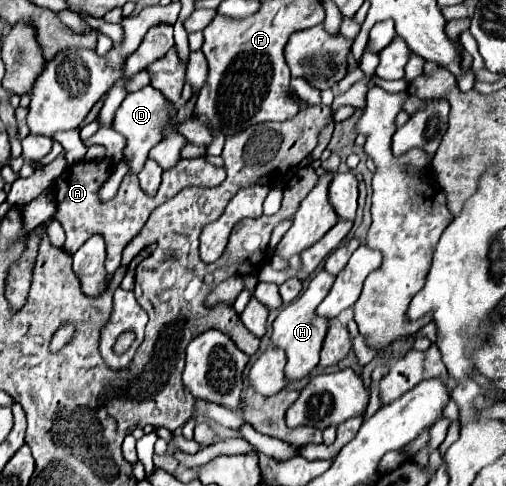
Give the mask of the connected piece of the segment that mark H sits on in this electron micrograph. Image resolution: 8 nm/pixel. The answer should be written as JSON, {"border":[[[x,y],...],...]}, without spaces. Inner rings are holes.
{"border":[[[322,269],[318,275],[312,277],[312,281],[308,283],[306,291],[302,291],[300,297],[294,303],[290,303],[288,307],[284,307],[280,311],[280,315],[276,317],[276,321],[272,325],[274,327],[272,329],[272,343],[286,351],[286,357],[288,357],[286,377],[290,381],[306,377],[318,365],[318,361],[320,361],[320,349],[322,349],[322,343],[324,343],[324,337],[326,337],[326,331],[328,331],[328,319],[318,317],[314,313],[314,309],[328,295],[332,283],[334,283],[334,275],[330,275],[328,271]]]}

